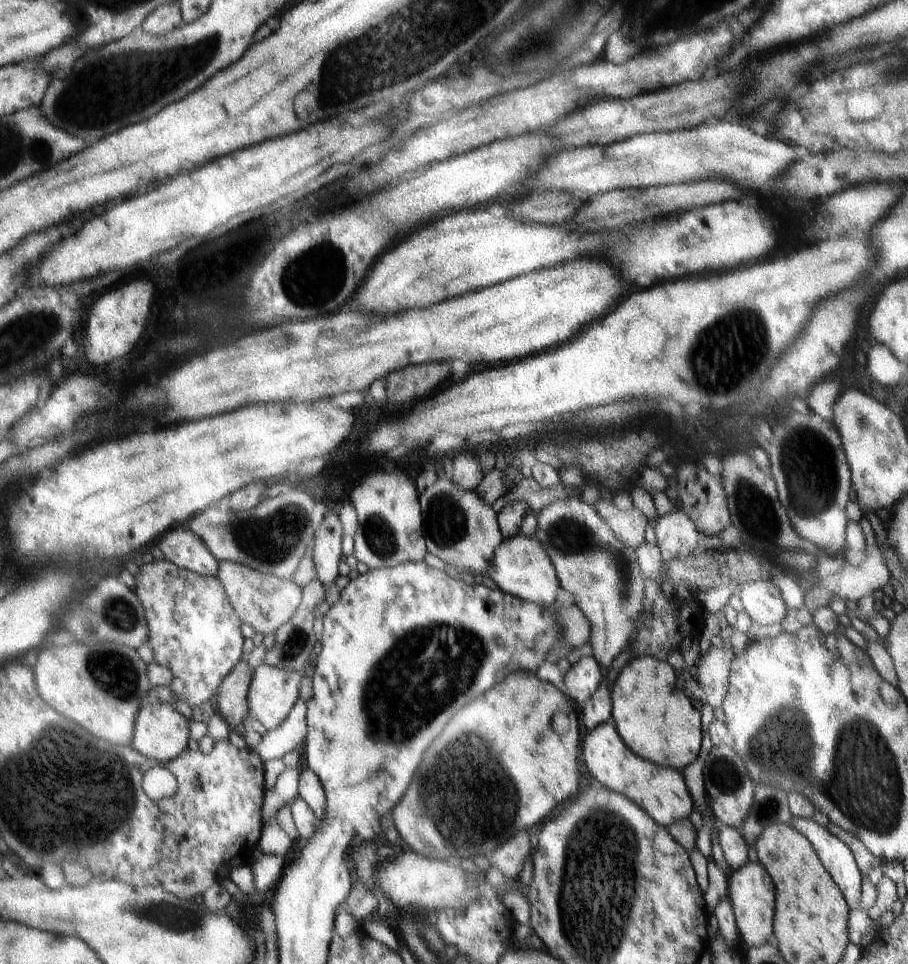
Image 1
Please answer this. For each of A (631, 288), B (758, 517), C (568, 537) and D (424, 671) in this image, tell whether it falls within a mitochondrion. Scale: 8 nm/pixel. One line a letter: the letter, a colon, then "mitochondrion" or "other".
A: other
B: mitochondrion
C: mitochondrion
D: mitochondrion

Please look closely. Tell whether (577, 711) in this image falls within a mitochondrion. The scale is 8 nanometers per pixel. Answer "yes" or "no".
no

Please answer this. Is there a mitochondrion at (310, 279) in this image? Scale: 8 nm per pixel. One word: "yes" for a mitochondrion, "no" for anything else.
yes

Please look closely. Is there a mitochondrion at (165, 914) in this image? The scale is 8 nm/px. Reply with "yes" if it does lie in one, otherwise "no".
yes

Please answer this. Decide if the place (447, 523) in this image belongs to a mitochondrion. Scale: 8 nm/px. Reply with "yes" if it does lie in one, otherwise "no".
yes

